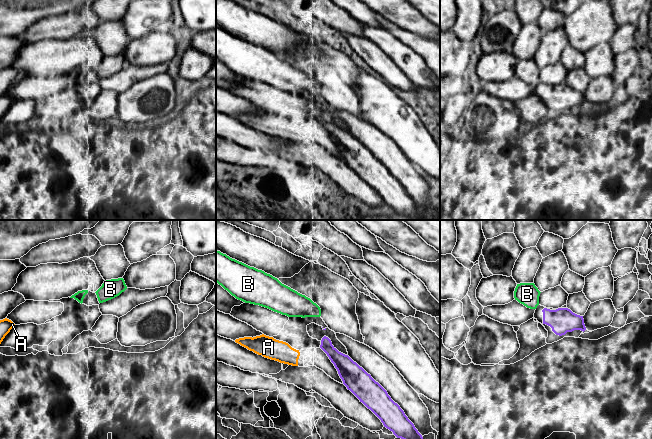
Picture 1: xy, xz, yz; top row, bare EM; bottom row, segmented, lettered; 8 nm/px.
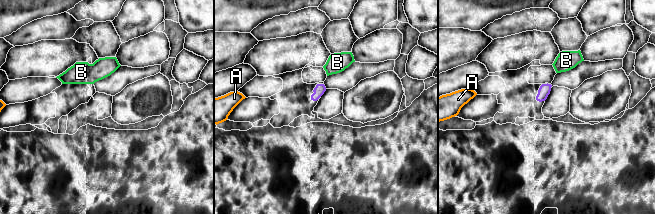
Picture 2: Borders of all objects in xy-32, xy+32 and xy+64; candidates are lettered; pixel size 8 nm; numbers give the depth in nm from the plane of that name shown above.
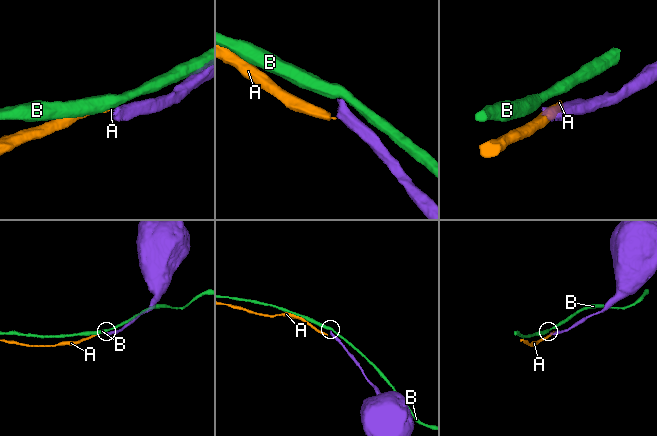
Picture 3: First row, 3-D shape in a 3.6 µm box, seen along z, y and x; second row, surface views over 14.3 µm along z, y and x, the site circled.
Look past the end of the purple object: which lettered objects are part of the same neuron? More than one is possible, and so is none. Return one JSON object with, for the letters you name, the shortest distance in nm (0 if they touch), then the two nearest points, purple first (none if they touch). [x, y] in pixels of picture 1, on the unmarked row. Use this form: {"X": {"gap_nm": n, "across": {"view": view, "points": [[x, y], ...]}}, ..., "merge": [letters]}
{"merge": []}

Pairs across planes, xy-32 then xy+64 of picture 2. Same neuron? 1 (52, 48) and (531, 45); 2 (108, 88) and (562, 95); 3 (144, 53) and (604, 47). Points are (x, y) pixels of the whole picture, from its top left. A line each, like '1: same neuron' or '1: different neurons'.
1: same neuron
2: different neurons
3: same neuron

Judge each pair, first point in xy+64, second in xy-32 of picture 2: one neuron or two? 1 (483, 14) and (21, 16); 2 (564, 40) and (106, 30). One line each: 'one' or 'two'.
1: one
2: one

